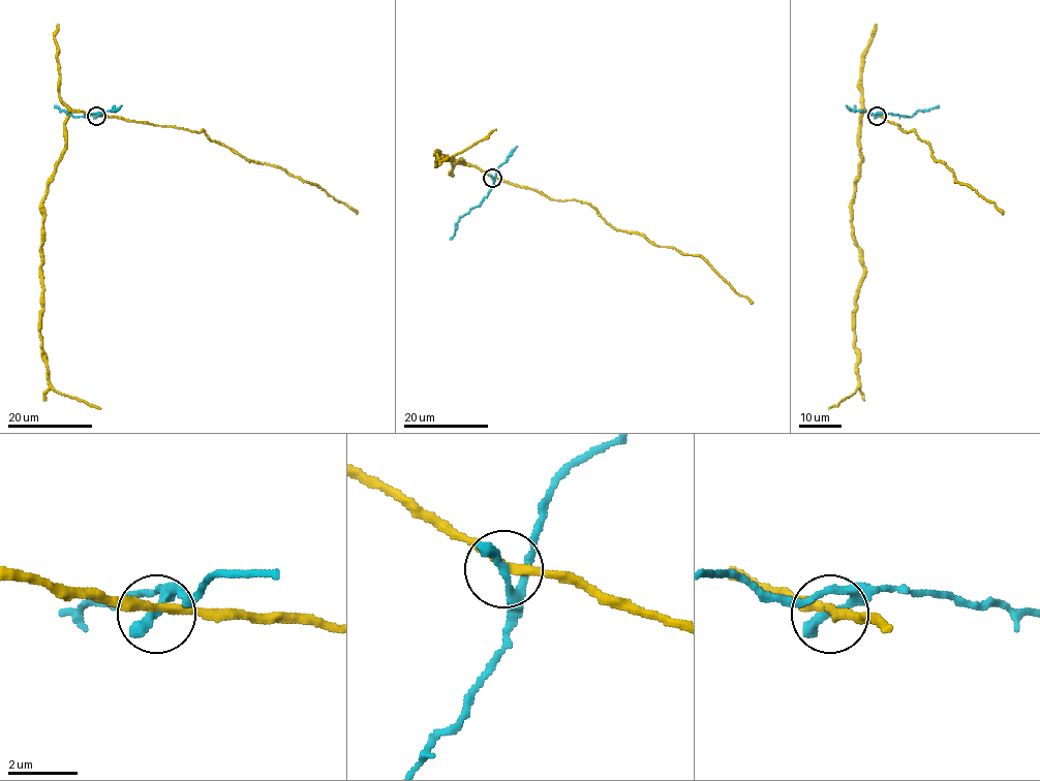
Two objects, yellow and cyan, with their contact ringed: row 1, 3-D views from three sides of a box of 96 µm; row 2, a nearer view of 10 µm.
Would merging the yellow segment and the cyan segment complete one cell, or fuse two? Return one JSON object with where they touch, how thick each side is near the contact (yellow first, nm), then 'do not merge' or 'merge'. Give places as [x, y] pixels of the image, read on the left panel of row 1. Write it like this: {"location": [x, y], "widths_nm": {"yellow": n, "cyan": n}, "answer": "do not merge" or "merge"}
{"location": [96, 116], "widths_nm": {"yellow": 240, "cyan": 360}, "answer": "do not merge"}

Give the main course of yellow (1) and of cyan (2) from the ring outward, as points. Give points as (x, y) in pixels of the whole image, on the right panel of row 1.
1: (877, 115), (861, 115), (860, 175), (852, 204), (852, 238), (863, 268), (855, 302), (858, 387), (828, 408)
2: (877, 116), (887, 113), (911, 116), (939, 105)

